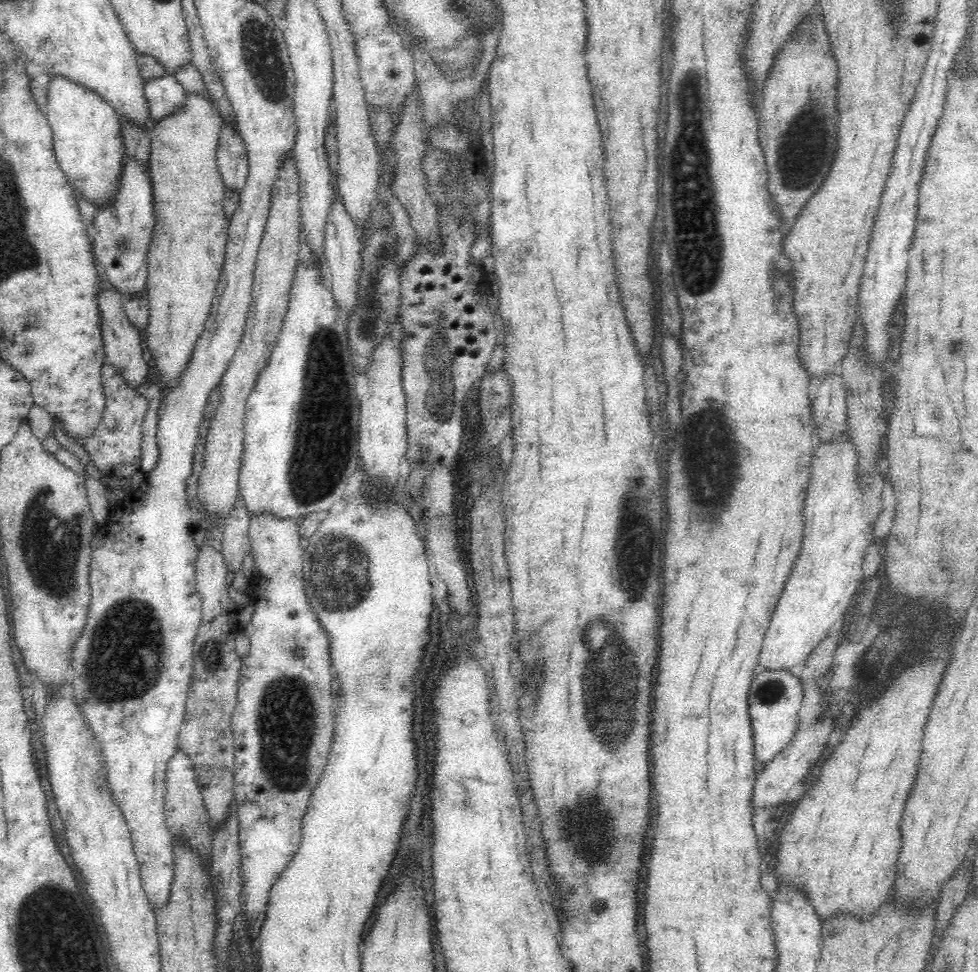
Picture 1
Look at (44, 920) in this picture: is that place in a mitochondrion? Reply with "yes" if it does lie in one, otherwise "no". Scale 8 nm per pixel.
yes

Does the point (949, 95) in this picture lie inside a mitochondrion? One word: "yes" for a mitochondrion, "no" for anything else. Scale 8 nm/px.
no

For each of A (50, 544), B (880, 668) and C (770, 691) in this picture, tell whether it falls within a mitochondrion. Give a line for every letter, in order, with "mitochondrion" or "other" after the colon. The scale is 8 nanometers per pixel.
A: mitochondrion
B: mitochondrion
C: mitochondrion

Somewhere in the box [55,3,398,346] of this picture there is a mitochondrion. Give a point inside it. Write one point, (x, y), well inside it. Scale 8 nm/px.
(261, 49)

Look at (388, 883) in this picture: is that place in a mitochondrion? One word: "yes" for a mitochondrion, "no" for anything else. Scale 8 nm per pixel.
no

